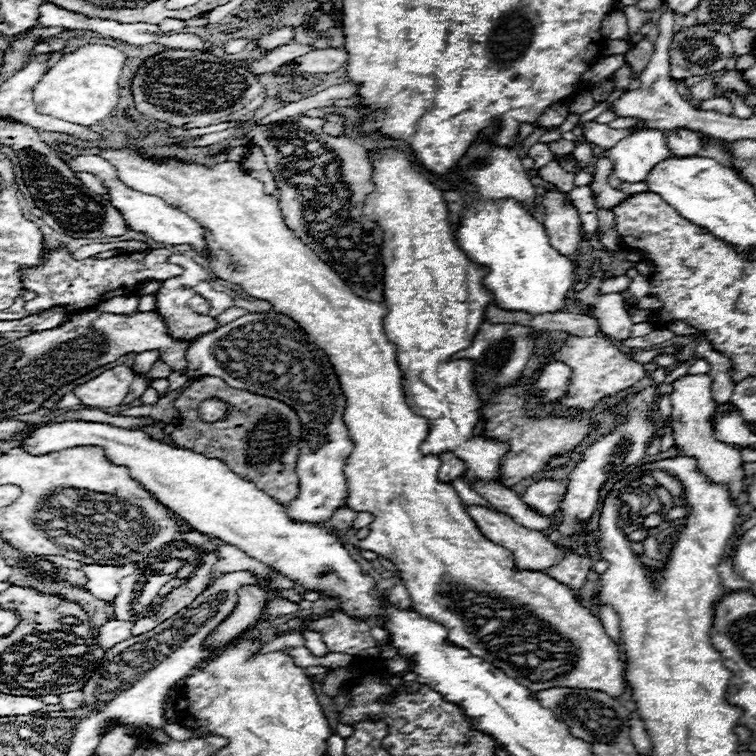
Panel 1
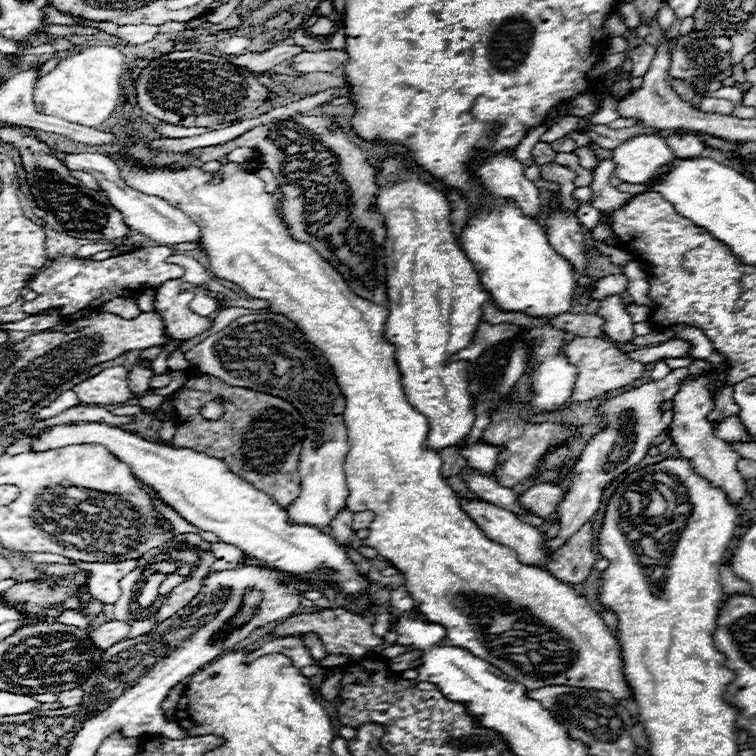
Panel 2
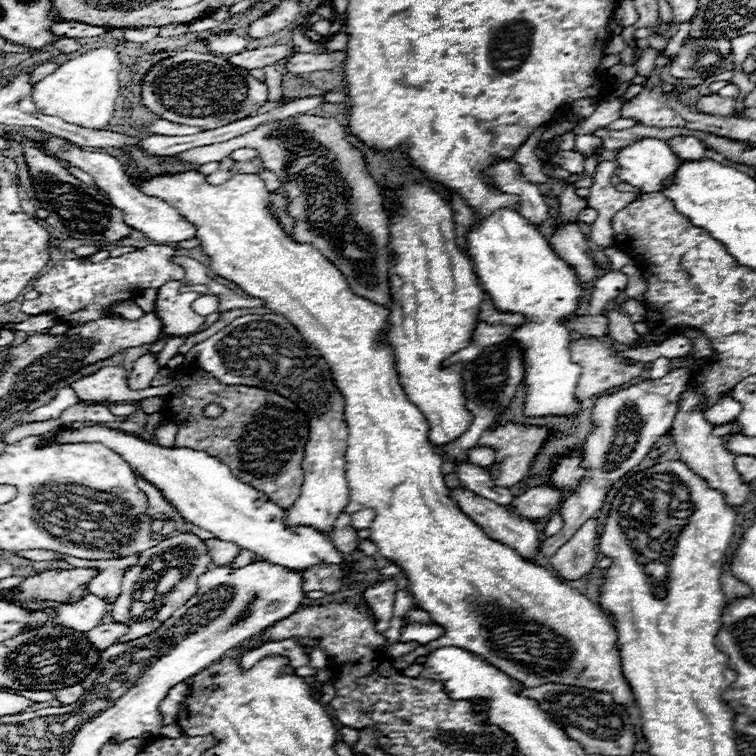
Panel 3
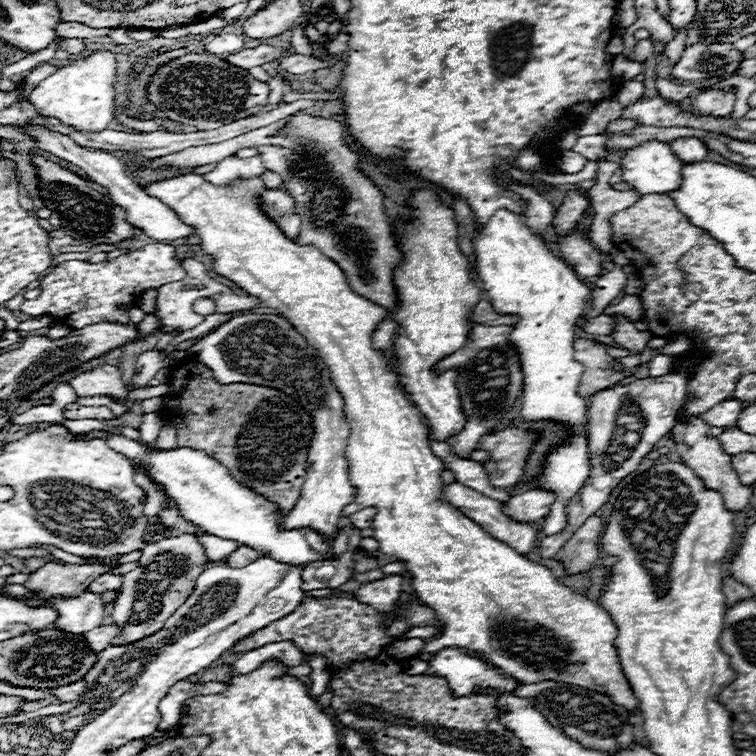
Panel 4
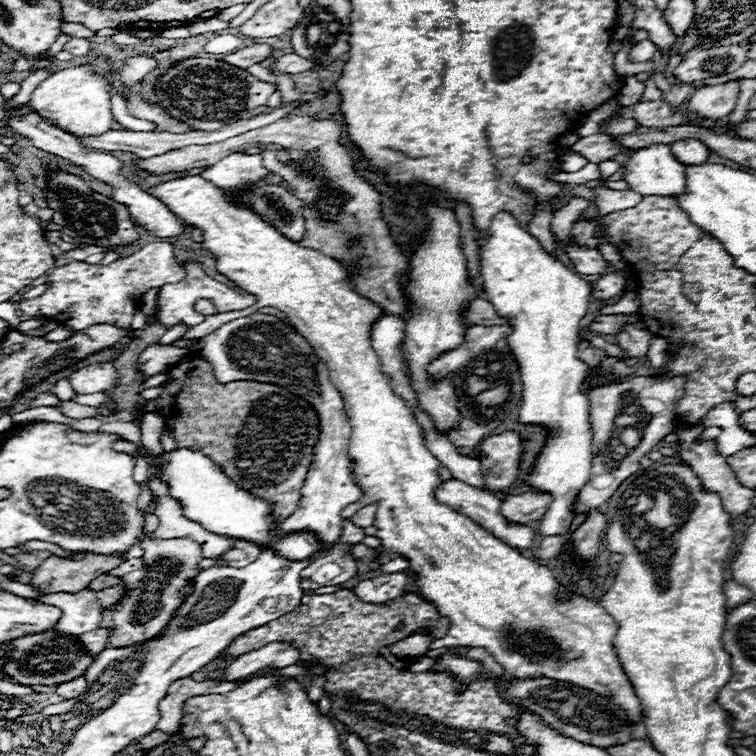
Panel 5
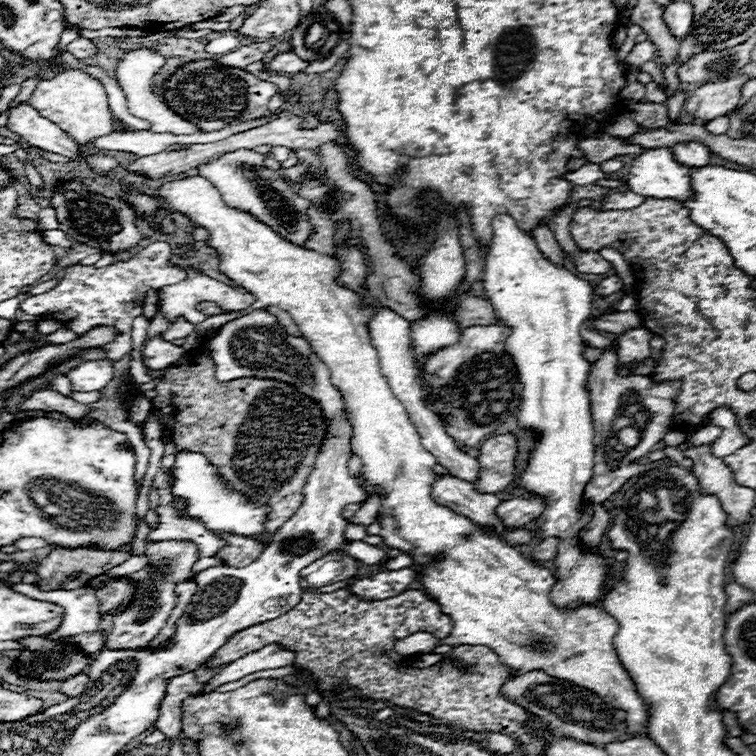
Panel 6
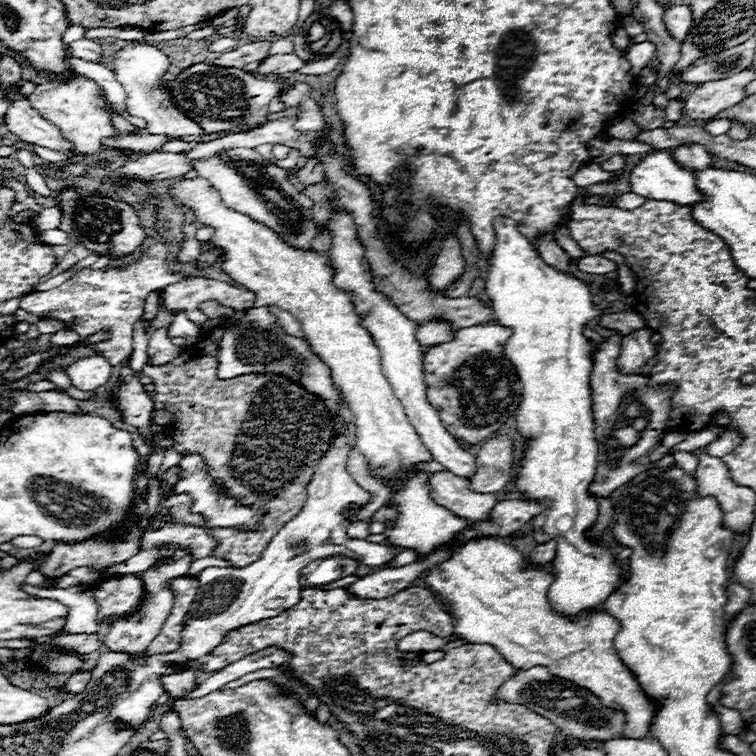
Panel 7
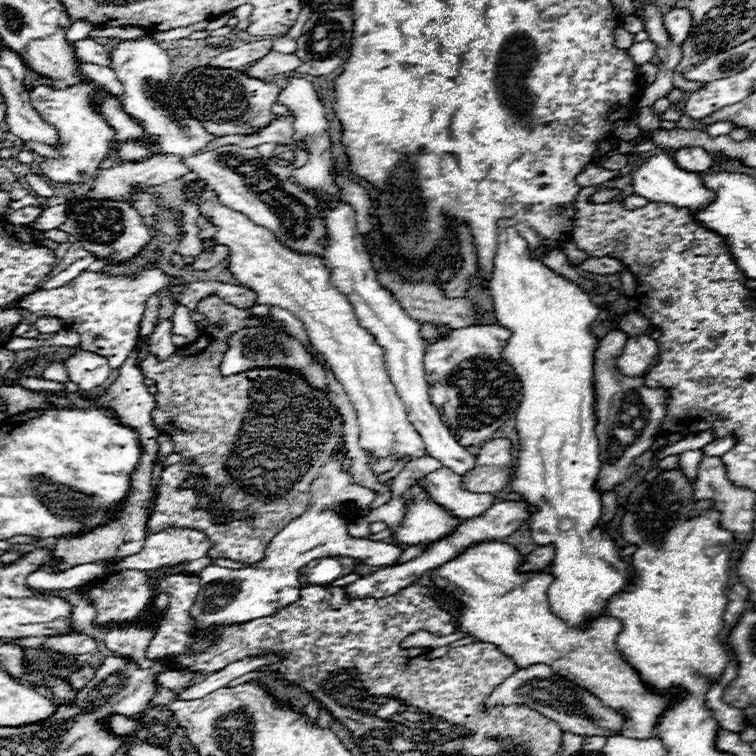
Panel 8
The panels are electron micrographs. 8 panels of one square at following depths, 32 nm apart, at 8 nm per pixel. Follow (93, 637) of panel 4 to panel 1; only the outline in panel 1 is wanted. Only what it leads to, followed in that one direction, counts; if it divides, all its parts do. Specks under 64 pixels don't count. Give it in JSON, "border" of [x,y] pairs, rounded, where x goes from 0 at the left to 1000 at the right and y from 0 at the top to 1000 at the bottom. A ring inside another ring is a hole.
{"border":[[[143,820],[138,828],[132,828],[124,841],[127,849],[132,852],[132,857],[143,860],[148,857],[148,852],[156,852],[159,847],[169,847],[175,839],[175,823],[161,823],[161,820]]]}

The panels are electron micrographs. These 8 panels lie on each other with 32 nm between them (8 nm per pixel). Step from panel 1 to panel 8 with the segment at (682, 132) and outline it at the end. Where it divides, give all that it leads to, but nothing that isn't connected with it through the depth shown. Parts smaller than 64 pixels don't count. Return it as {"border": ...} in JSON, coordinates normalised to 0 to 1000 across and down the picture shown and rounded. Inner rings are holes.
{"border":[[[899,196],[892,204],[892,214],[910,228],[934,228],[944,220],[944,209],[931,196]]]}

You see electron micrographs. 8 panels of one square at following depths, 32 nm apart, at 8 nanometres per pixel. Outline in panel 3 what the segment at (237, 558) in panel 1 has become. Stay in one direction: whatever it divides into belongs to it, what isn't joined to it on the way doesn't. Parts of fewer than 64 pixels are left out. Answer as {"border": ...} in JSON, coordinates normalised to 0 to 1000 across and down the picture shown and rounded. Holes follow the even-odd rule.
{"border":[[[288,712],[267,714],[275,722],[275,735],[286,749],[304,749],[307,738],[315,733],[315,725],[307,717],[294,717]]]}

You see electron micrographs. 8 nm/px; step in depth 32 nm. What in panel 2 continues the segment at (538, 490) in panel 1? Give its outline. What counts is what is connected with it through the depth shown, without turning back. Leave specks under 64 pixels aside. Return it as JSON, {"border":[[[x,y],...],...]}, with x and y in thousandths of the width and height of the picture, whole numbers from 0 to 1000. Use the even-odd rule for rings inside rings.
{"border":[[[733,638],[709,640],[709,643],[698,646],[690,656],[685,656],[685,664],[696,677],[722,685],[735,677],[735,669],[746,659],[746,651],[749,651],[749,646],[738,643]]]}

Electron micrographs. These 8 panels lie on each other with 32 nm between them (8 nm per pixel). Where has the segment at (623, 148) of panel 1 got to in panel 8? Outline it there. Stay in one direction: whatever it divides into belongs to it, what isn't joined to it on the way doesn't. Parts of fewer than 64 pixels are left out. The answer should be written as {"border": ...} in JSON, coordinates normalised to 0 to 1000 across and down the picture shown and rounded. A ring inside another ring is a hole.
{"border":[[[881,204],[862,206],[844,225],[839,225],[836,228],[836,246],[844,259],[852,259],[862,267],[881,267],[894,275],[910,275],[915,283],[921,283],[929,275],[937,275],[947,259],[942,251],[937,251],[931,246],[926,230],[915,230],[915,228],[897,222],[894,214]]]}

